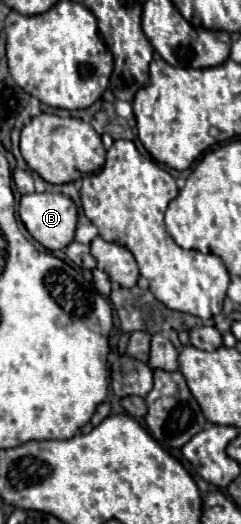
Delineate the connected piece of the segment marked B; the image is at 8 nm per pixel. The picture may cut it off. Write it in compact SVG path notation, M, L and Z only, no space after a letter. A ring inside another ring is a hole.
M33 192L21 196L19 202L19 218L25 224L27 232L47 250L63 250L73 242L75 236L75 226L77 226L77 208L71 198L63 194L53 194L53 192Z

